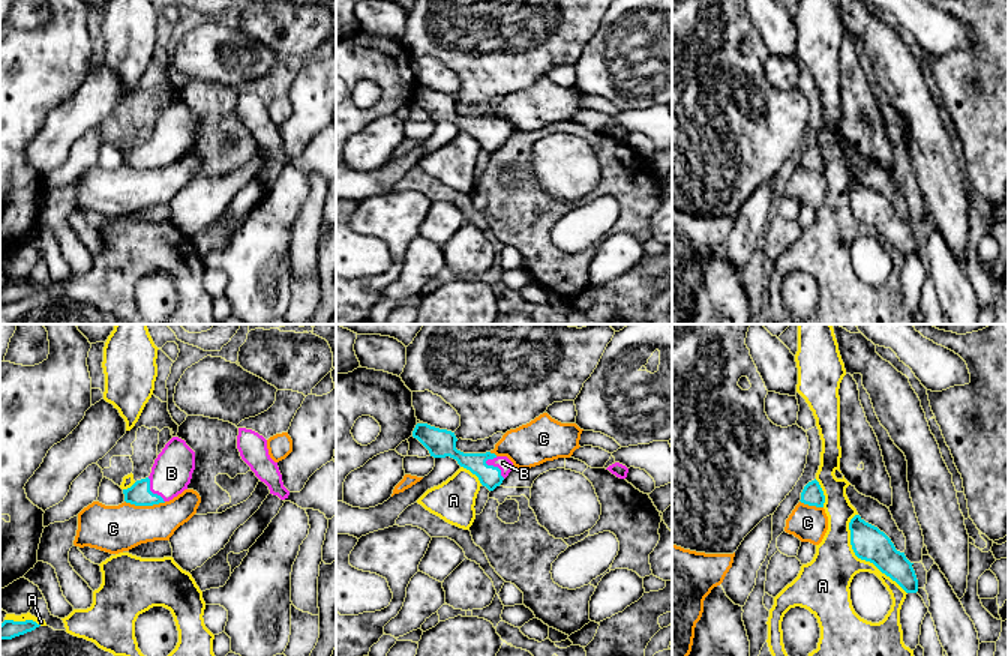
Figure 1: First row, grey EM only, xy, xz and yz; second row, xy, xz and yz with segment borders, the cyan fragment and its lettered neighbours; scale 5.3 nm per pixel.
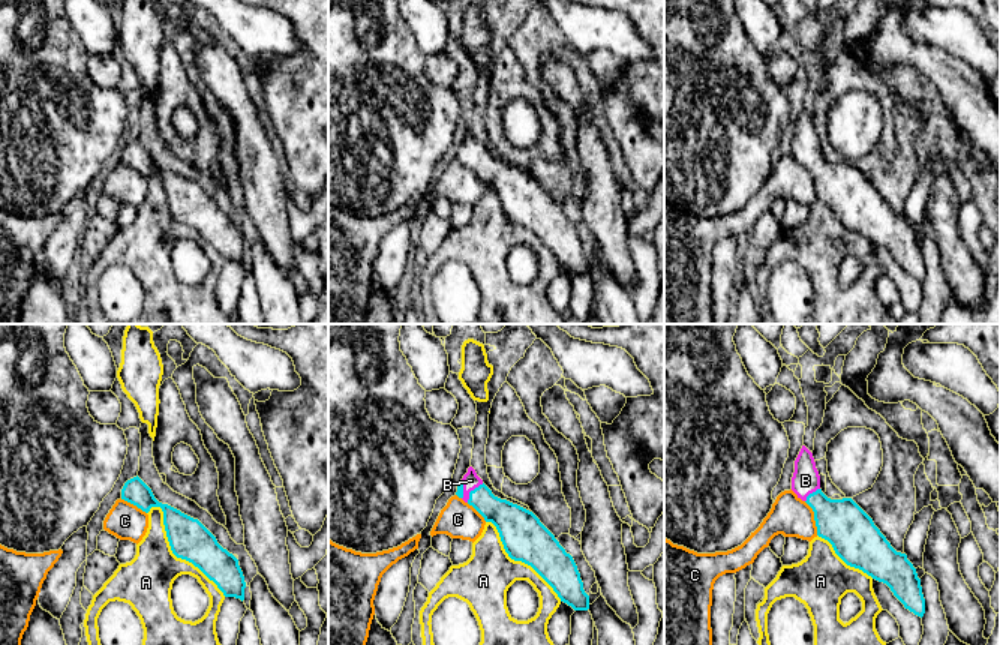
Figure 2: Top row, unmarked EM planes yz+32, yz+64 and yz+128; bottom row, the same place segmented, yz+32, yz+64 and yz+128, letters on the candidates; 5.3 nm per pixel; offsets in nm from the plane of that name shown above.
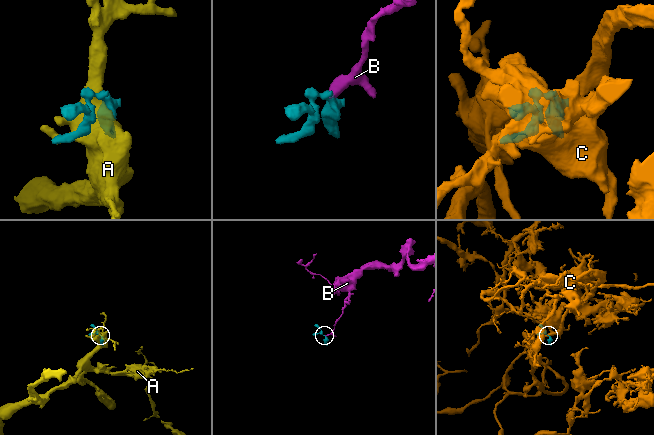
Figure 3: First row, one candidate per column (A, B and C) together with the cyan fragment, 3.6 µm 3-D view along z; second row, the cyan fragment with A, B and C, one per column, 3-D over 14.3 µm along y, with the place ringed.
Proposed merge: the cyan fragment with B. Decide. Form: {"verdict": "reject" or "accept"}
{"verdict": "accept"}

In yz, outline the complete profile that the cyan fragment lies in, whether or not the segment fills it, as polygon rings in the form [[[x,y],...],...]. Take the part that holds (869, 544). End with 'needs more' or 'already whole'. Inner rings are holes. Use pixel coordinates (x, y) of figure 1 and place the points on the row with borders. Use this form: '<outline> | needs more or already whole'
[[[855,515],[849,522],[850,545],[855,555],[873,563],[882,573],[896,581],[906,593],[918,591],[915,570],[904,552],[896,549],[891,539],[878,527]]] | already whole

